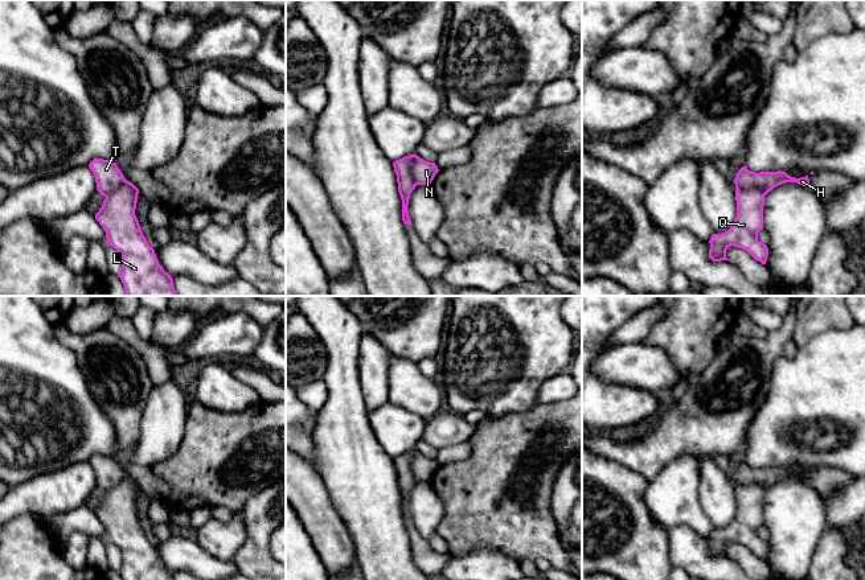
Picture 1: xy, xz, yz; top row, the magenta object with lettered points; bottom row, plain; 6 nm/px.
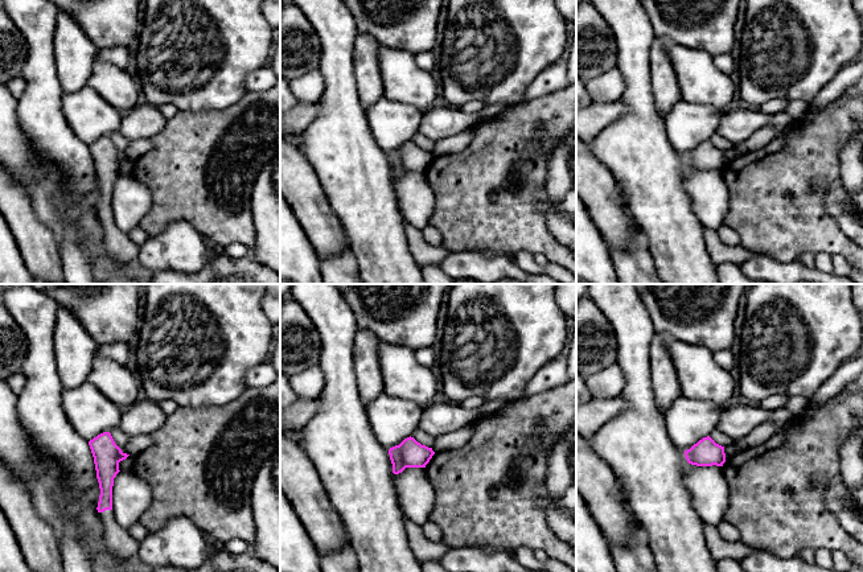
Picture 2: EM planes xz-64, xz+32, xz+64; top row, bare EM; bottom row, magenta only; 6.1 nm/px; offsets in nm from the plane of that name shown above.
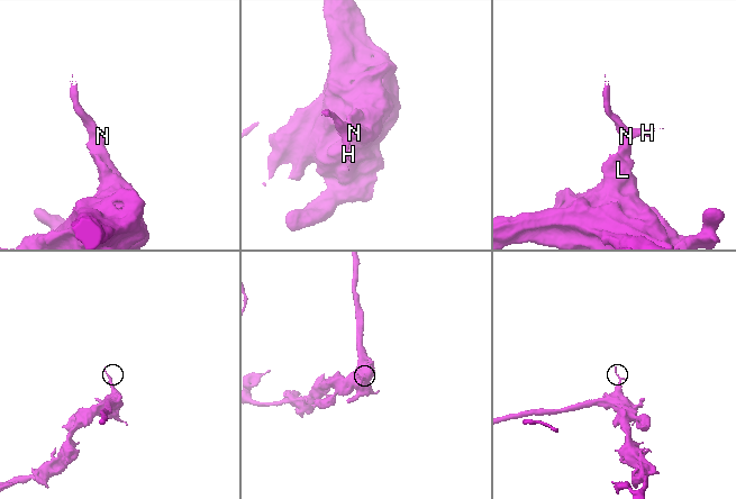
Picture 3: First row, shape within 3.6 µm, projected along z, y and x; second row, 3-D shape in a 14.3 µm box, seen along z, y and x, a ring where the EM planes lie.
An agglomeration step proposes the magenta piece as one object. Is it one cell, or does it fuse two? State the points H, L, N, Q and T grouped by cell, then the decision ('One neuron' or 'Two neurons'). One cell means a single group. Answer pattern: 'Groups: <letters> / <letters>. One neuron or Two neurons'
Groups: H T / L N Q. Two neurons

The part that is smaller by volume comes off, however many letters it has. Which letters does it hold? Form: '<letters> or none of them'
H, T

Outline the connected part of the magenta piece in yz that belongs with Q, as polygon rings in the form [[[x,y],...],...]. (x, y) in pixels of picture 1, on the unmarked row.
[[[758,484],[735,486],[737,513],[733,521],[722,530],[713,530],[709,536],[709,554],[713,558],[729,556],[726,546],[734,542],[766,560],[768,544],[758,536],[758,528],[763,526],[764,491],[764,488]]]

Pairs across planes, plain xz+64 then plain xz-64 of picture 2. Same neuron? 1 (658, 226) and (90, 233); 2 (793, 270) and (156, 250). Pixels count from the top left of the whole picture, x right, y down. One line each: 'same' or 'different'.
1: same
2: same

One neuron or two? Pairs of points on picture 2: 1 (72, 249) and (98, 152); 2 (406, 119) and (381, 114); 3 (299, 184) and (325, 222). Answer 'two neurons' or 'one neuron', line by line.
1: two neurons
2: one neuron
3: one neuron

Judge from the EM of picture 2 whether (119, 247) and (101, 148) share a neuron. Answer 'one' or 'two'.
one

